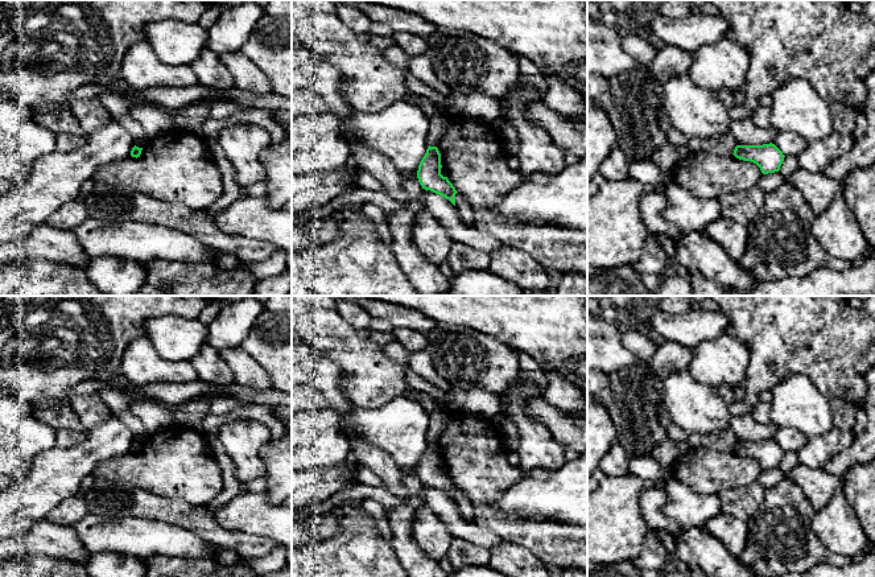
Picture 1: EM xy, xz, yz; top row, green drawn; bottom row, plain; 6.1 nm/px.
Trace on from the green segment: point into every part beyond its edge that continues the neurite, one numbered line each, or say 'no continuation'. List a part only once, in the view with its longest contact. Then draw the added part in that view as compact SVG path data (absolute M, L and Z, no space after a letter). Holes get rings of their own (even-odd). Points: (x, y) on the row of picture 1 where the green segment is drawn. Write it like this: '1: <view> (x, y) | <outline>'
no continuation

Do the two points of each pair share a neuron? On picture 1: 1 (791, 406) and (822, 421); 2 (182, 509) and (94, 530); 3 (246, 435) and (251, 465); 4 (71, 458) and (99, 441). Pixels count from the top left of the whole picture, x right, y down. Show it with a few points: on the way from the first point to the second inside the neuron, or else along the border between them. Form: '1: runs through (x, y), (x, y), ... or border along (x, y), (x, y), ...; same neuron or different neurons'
1: runs through (799, 406), (814, 419); same neuron
2: border along (112, 518), (161, 519), (174, 526); different neurons
3: runs through (246, 442), (246, 453), (250, 457); same neuron
4: runs through (78, 456), (85, 449), (93, 448); same neuron

